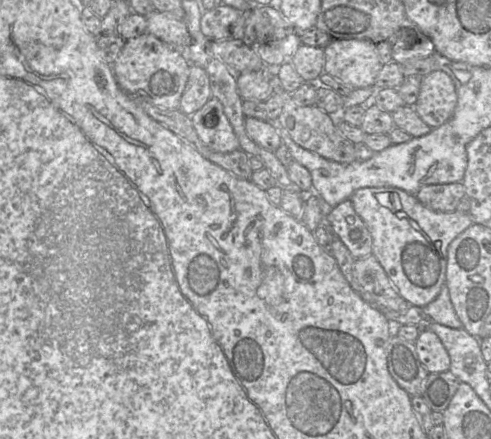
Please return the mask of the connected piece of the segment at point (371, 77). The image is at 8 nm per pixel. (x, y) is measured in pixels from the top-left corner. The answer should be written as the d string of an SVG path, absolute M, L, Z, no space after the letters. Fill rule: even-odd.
M332 40L324 53L324 72L353 89L373 88L383 67L377 45L367 40Z

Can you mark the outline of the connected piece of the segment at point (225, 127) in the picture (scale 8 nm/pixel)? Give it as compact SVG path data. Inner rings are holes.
M212 96L201 109L191 115L191 121L198 138L210 150L230 153L240 148L223 105L217 98Z

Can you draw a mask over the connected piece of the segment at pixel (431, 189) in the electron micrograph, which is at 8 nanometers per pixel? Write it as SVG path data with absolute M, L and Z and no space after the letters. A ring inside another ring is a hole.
M463 183L423 186L415 194L421 204L437 212L454 212L466 195Z

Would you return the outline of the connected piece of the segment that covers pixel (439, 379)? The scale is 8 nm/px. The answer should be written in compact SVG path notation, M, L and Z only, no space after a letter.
M451 372L429 373L424 382L423 399L436 412L443 412L455 395L461 381Z

